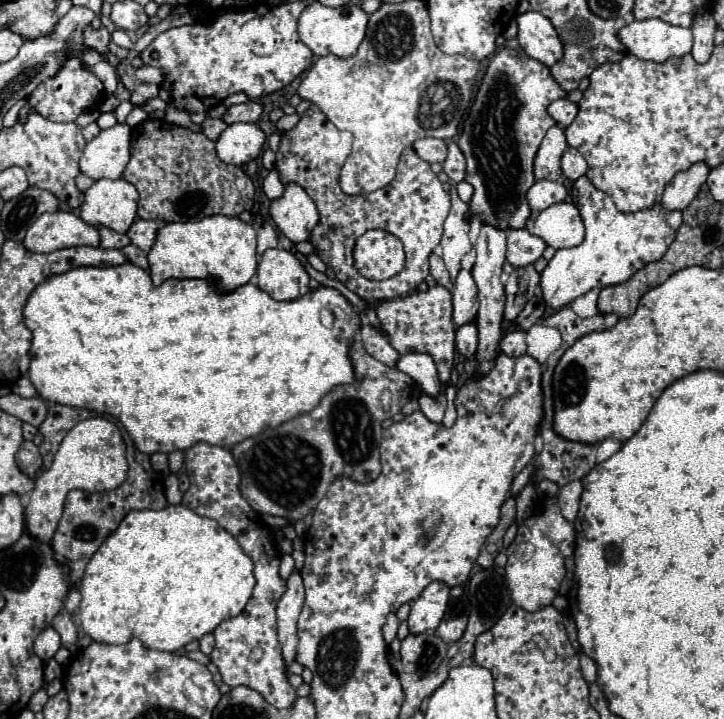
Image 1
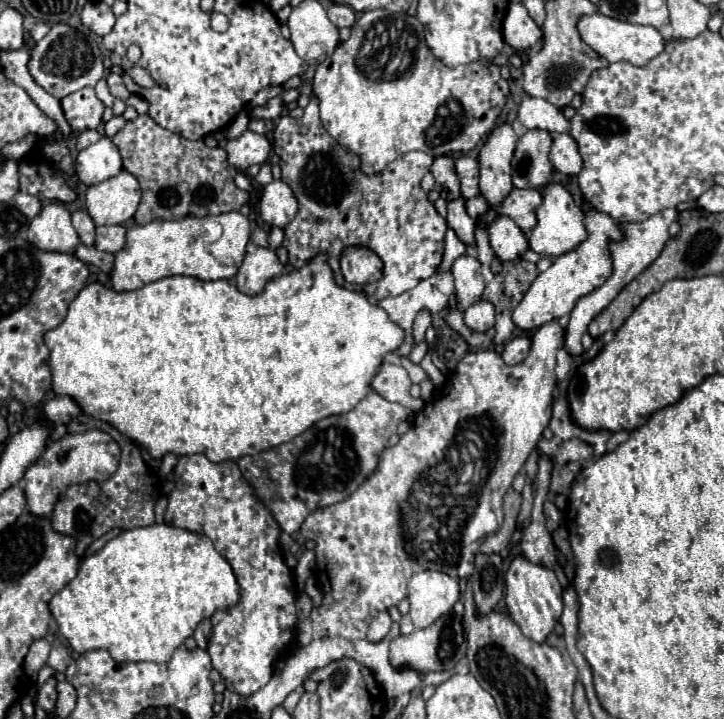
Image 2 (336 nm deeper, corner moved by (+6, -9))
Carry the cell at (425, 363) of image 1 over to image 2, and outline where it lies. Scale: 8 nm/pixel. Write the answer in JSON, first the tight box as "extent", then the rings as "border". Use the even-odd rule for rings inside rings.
{"extent":[413,309,433,343],"border":[[[423,309],[423,311],[417,313],[415,323],[413,323],[413,335],[415,335],[415,341],[417,341],[417,343],[421,343],[421,341],[425,339],[425,331],[427,331],[427,327],[431,325],[431,321],[433,321],[431,311]]]}

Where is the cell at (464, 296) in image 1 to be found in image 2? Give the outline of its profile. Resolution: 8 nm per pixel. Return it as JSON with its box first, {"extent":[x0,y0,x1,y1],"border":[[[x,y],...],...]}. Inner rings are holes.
{"extent":[453,255,485,311],"border":[[[461,255],[453,267],[455,275],[455,287],[457,287],[457,309],[465,311],[469,305],[481,301],[481,293],[485,289],[483,275],[481,275],[481,263],[477,257],[471,255]]]}

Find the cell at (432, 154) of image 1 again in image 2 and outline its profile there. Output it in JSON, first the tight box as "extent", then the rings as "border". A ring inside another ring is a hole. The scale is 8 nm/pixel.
{"extent":[431,155,461,201],"border":[[[449,155],[437,157],[431,165],[431,173],[437,181],[435,189],[441,193],[441,197],[445,201],[453,201],[461,197],[461,189],[459,189],[459,177],[455,173],[455,159]]]}

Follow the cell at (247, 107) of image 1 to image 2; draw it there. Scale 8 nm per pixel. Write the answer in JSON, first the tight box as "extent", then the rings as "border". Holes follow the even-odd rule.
{"extent":[251,97,285,119],"border":[[[273,97],[273,99],[269,99],[265,105],[253,107],[253,109],[251,109],[251,115],[253,115],[255,119],[275,119],[275,117],[281,115],[283,107],[285,107],[285,105],[283,105],[283,99],[281,99],[281,97]]]}

